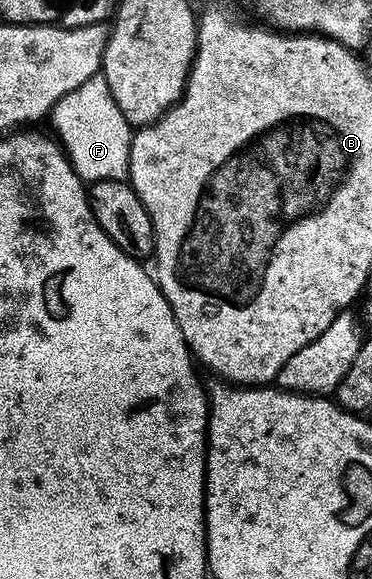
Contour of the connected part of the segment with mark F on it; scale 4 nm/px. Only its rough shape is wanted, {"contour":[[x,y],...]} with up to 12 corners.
{"contour":[[104,75],[59,98],[52,131],[81,180],[128,177],[134,129]]}

